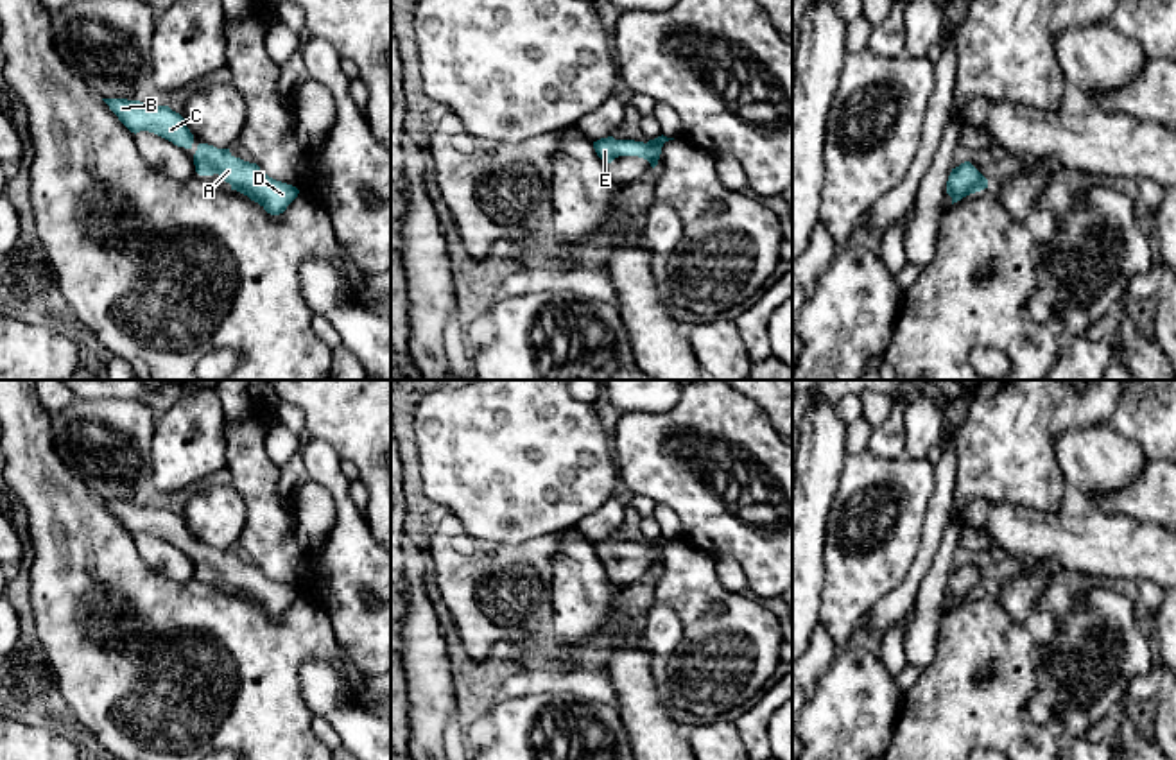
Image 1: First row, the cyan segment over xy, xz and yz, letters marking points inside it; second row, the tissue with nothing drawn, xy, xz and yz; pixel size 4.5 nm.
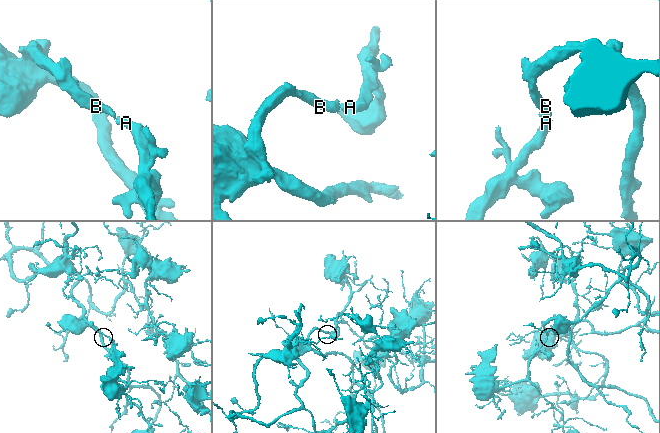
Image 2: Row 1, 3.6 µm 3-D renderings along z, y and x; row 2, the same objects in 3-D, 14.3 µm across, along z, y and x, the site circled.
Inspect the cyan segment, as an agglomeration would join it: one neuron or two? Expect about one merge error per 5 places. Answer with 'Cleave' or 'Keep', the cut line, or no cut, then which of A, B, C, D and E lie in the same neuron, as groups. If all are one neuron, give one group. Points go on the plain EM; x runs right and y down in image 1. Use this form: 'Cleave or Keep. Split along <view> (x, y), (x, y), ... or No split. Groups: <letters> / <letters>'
Keep. No split. Groups: A B C D E

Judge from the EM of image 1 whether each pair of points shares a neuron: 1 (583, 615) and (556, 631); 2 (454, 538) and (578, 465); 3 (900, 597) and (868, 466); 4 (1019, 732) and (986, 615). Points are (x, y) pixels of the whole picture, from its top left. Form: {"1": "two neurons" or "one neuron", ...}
{"1": "one neuron", "2": "two neurons", "3": "two neurons", "4": "one neuron"}

